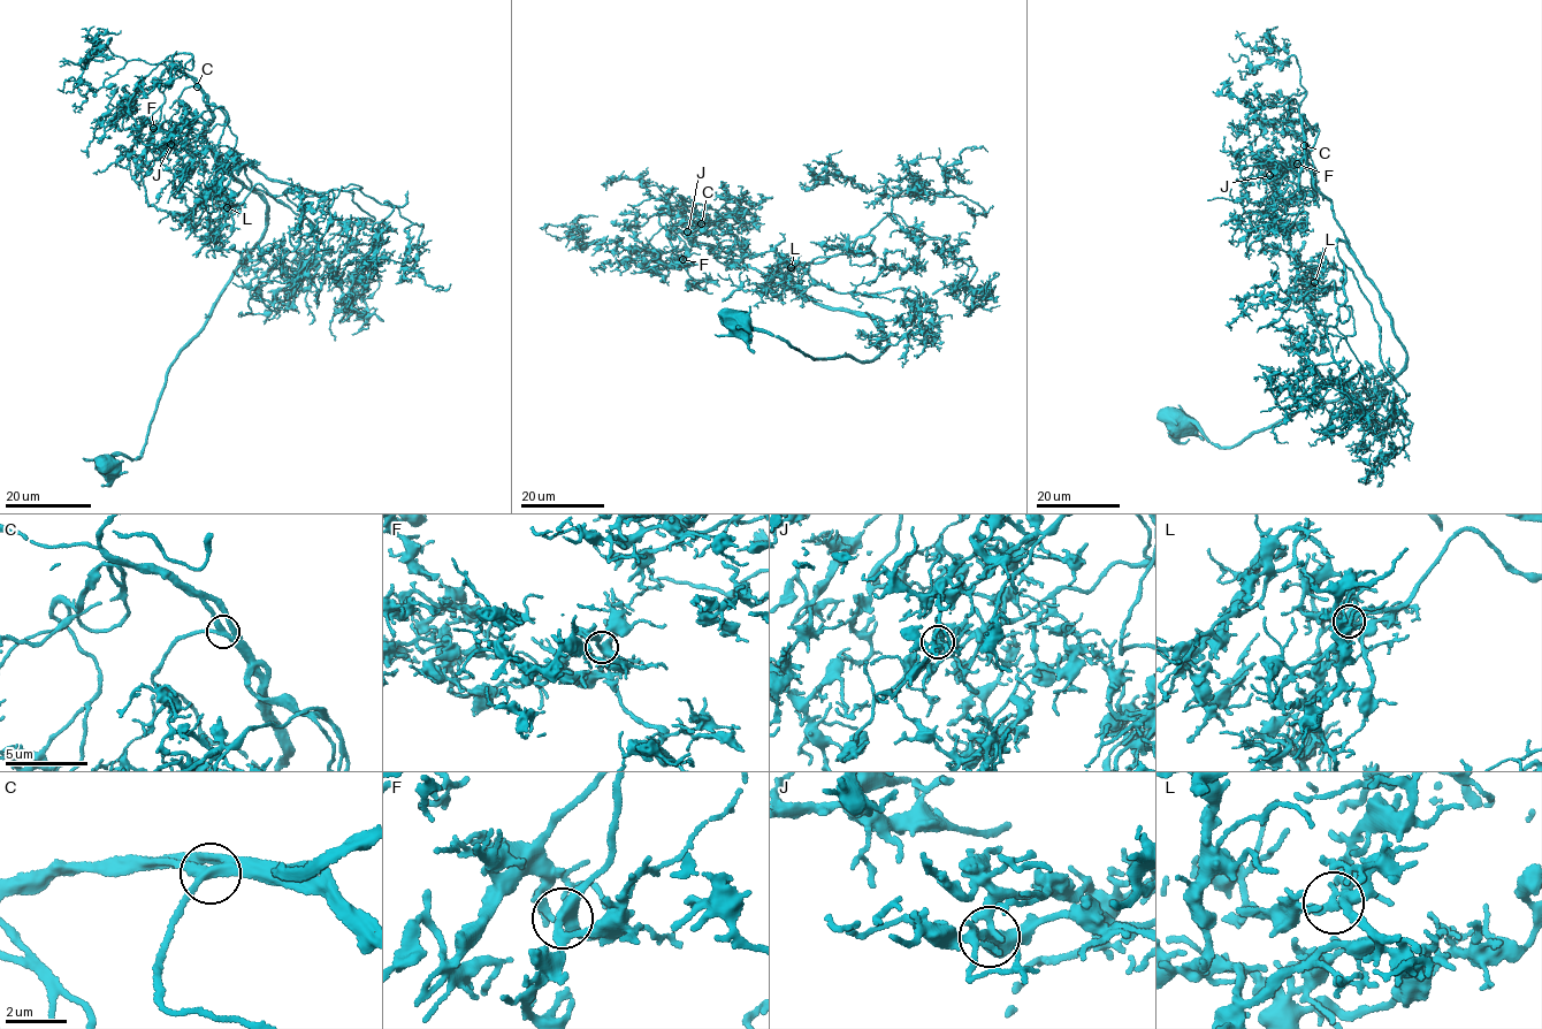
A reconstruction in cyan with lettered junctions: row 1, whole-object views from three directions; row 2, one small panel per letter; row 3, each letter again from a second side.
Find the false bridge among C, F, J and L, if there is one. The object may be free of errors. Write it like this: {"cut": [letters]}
{"cut": []}

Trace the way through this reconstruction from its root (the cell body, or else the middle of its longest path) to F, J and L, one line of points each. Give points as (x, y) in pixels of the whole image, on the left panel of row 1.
F: (107, 465), (143, 452), (173, 363), (266, 227), (185, 74), (157, 79), (153, 128)
J: (107, 465), (143, 452), (173, 363), (266, 227), (264, 199), (206, 140), (204, 98), (227, 114), (170, 144)
L: (107, 465), (143, 452), (173, 363), (266, 227), (267, 203), (221, 157), (318, 196), (258, 183), (227, 207)

